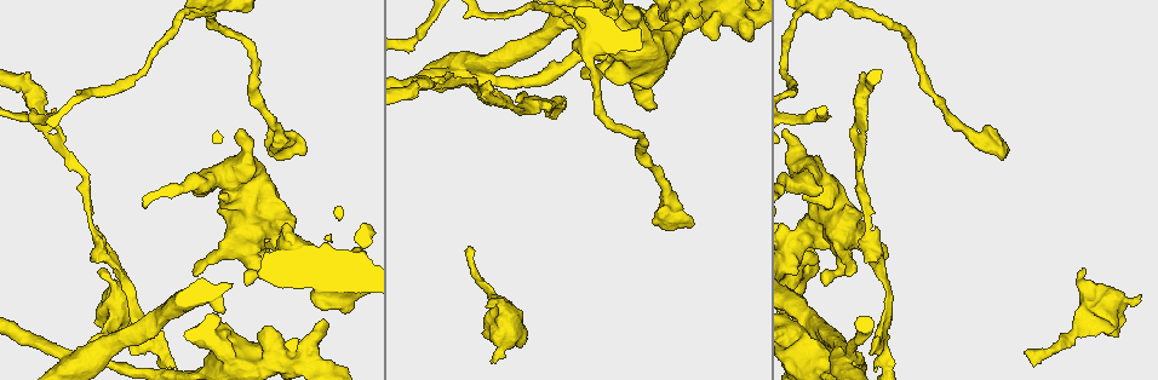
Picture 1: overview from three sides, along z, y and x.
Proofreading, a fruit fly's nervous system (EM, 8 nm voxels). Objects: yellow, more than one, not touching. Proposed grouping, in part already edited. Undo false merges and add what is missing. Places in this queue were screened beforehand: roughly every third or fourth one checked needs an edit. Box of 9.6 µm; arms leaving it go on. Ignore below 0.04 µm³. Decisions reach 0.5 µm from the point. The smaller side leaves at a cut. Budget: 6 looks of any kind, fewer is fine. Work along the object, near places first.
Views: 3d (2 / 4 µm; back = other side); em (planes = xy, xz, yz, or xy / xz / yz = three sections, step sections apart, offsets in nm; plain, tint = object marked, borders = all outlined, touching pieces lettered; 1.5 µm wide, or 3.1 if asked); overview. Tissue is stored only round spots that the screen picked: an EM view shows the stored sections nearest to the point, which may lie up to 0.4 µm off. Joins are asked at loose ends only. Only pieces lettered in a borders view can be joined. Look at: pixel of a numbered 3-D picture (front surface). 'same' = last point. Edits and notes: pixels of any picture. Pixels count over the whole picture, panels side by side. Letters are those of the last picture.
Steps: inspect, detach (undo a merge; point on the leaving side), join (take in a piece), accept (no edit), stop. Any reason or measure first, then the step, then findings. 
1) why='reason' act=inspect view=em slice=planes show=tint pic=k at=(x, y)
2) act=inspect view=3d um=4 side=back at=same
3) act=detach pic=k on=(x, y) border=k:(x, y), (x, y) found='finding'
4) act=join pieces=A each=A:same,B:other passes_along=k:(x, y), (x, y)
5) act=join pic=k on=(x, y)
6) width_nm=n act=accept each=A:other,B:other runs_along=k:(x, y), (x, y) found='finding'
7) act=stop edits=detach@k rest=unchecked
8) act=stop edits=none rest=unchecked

why='branch stops here' act=inspect view=3d um=2 pic=1 at=(847, 275)

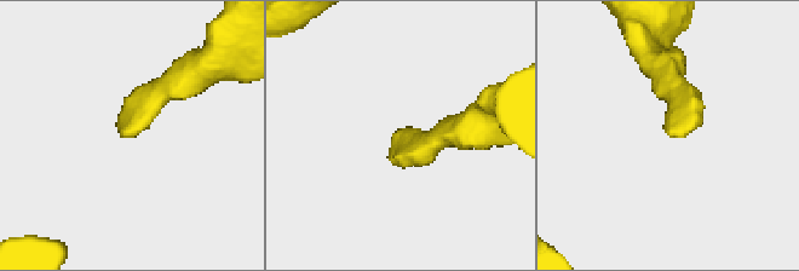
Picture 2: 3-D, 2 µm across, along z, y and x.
why='now the EM' act=inspect view=em slice=planes show=borders pic=2 at=(667, 132)

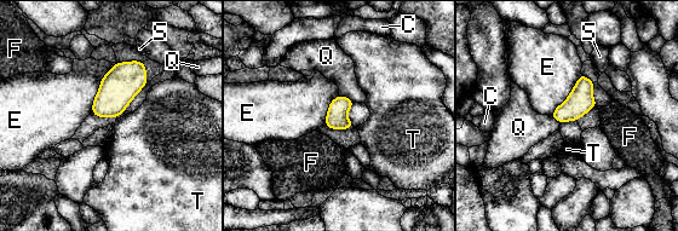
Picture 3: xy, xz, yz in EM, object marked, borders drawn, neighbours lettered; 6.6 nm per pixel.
longest_contact=E:340nm act=accept each=C:other,E:other,F:other,Q:other,S:other,T:other border=3:(339, 94), (346, 96), (354, 103) found='none of them fits'

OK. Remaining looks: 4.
why='tapers out' act=inspect view=em slice=planes show=borders pic=1 at=(93, 259)

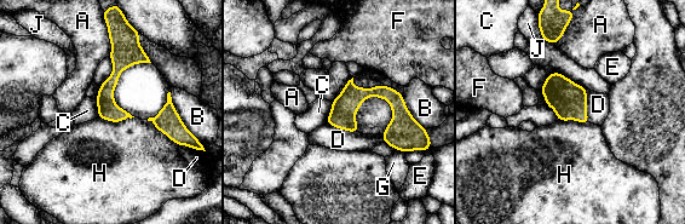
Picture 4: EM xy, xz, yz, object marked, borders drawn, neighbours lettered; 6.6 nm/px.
width_nm=140 act=accept each=A:other,B:other,C:other,D:other,E:other,F:other,G:other,H:other,J:other found='no lettered piece goes on from it'

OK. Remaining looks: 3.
why='an open end' act=inspect view=em slice=planes show=borders pic=1 at=(494, 363)

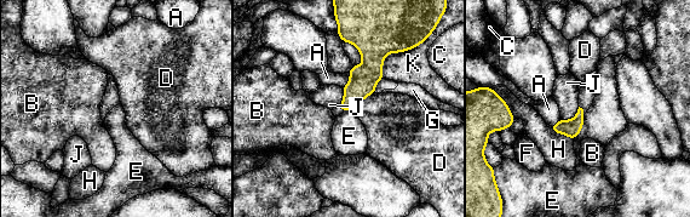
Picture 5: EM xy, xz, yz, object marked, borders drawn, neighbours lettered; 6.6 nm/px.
act=accept each=A:other,B:other,C:other,D:other,E:other,F:other,G:other,H:other,J:other,K:other border=5:(585, 115), (582, 127), (574, 140) found='no lettered piece goes on from it'

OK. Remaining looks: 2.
act=stop edits=none rest=unchecked

